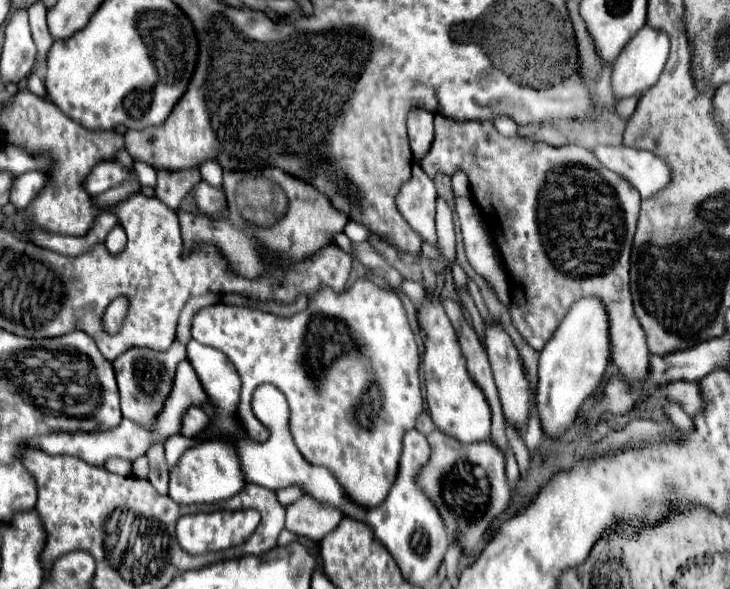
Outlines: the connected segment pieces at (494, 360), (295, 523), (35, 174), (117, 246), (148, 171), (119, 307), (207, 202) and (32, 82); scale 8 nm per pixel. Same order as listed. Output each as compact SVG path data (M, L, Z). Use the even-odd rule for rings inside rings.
M494 321L492 325L486 327L486 353L494 371L494 379L496 379L496 387L500 393L500 401L502 401L502 411L506 415L506 419L516 427L516 429L524 429L530 417L530 393L528 393L528 381L524 377L522 371L522 363L518 361L518 351L512 345L510 335L504 331L504 327Z
M308 497L298 499L294 505L286 509L284 529L296 535L310 537L312 541L320 541L340 523L340 513L332 507L320 507L320 503L312 503Z
M28 171L24 175L18 175L16 183L12 185L10 203L14 203L18 211L26 209L28 203L36 199L36 195L42 191L44 185L46 185L46 175L40 171Z
M116 225L106 237L106 247L108 247L108 251L112 251L116 255L124 249L124 243L126 243L126 233L124 233L122 225Z
M134 161L134 167L136 167L136 173L138 173L140 183L154 189L154 187L156 187L156 171L154 171L150 165L140 163L140 161Z
M116 299L106 315L104 315L104 327L108 327L108 331L116 331L116 327L120 327L120 323L124 321L124 307L128 307L126 299Z
M200 183L196 185L196 189L192 191L192 195L196 197L196 203L202 211L206 213L218 213L224 209L226 205L226 195L224 195L224 189L216 189L216 187L210 187L208 183Z
M34 73L27 78L27 88L35 95L47 98L44 82Z

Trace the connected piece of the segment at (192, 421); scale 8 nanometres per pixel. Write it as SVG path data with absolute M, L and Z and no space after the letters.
M190 407L184 415L182 415L182 427L180 433L184 437L194 437L198 431L202 431L208 425L208 415L200 409L200 407Z

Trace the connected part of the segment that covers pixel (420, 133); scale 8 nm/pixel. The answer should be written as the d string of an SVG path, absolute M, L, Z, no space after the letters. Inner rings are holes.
M414 109L408 115L408 137L410 137L410 149L416 157L416 163L424 159L424 155L430 151L432 139L434 139L434 115L424 109Z

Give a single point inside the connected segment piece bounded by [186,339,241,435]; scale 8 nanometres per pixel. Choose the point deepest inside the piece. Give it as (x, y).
(221, 382)

